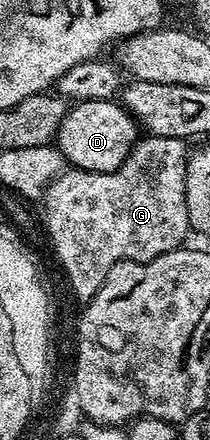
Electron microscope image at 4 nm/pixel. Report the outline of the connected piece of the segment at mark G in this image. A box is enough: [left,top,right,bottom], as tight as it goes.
[42,135,190,303]

